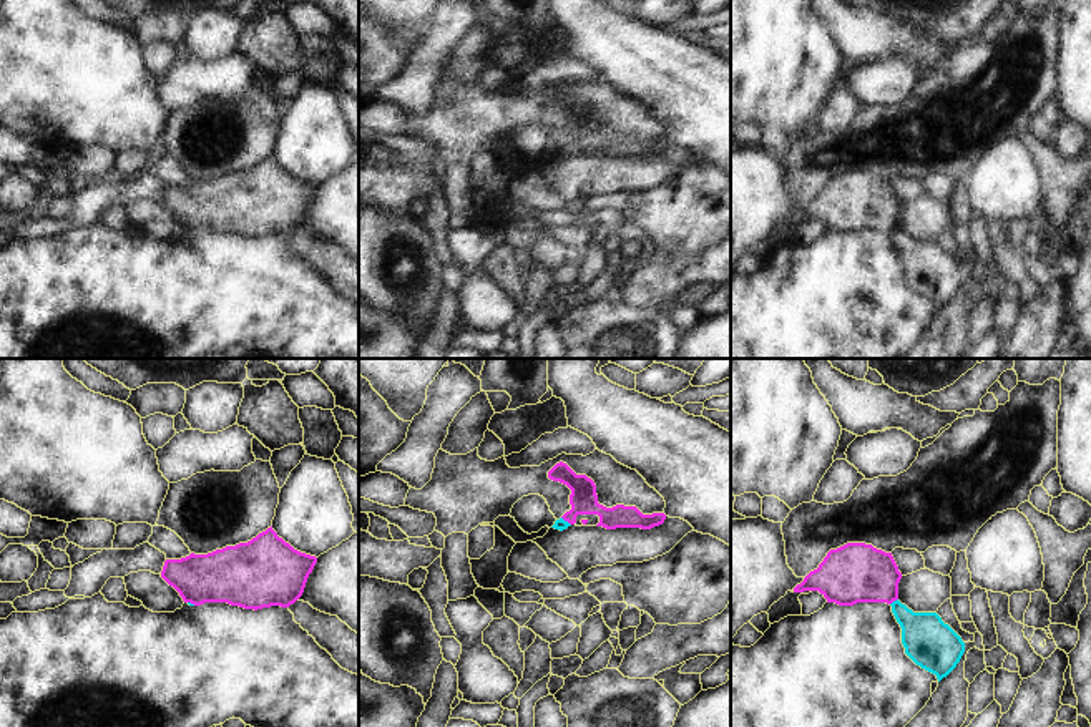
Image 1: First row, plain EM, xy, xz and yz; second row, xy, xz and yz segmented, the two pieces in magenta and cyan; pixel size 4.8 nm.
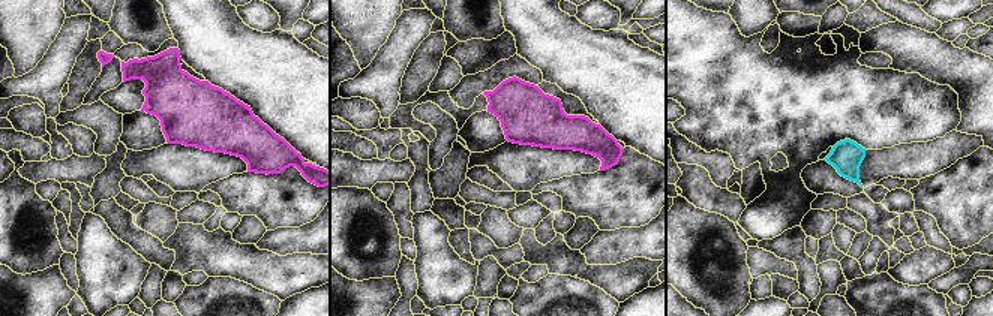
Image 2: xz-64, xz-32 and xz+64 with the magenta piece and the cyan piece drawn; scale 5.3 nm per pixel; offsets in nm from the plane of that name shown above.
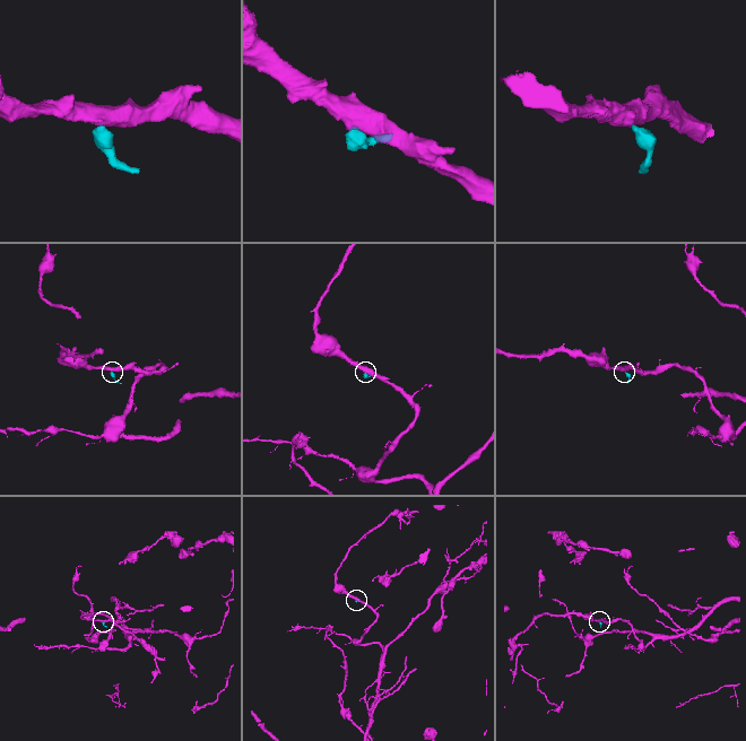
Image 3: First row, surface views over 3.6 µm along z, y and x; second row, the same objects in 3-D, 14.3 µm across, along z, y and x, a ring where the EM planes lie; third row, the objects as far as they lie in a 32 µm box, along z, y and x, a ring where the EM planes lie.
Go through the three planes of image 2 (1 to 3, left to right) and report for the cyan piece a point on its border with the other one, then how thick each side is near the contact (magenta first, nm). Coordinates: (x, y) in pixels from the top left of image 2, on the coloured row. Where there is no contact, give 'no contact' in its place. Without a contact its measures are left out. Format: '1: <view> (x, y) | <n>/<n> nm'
1: no contact
2: no contact
3: no contact

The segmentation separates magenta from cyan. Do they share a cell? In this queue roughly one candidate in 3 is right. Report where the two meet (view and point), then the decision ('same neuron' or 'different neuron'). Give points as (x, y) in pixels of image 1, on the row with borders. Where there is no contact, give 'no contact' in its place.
meets magenta in yz at (894, 600); different neuron

